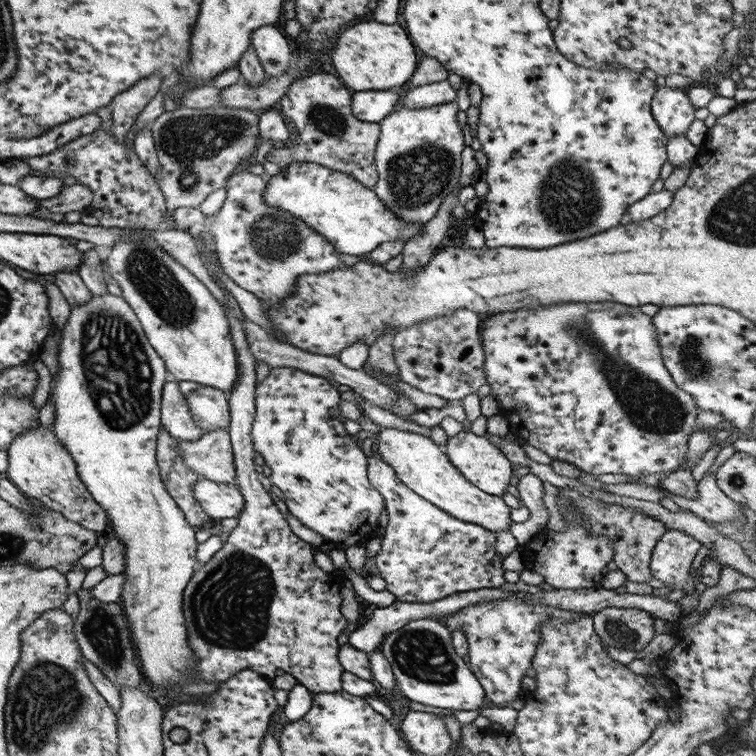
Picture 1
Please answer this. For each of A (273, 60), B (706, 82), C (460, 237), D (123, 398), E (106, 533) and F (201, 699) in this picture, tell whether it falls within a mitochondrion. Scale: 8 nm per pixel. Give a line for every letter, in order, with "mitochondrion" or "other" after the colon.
A: mitochondrion
B: other
C: other
D: mitochondrion
E: other
F: other

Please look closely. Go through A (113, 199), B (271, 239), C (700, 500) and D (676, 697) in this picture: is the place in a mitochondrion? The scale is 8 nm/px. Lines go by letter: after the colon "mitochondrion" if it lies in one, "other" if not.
A: other
B: mitochondrion
C: other
D: other

